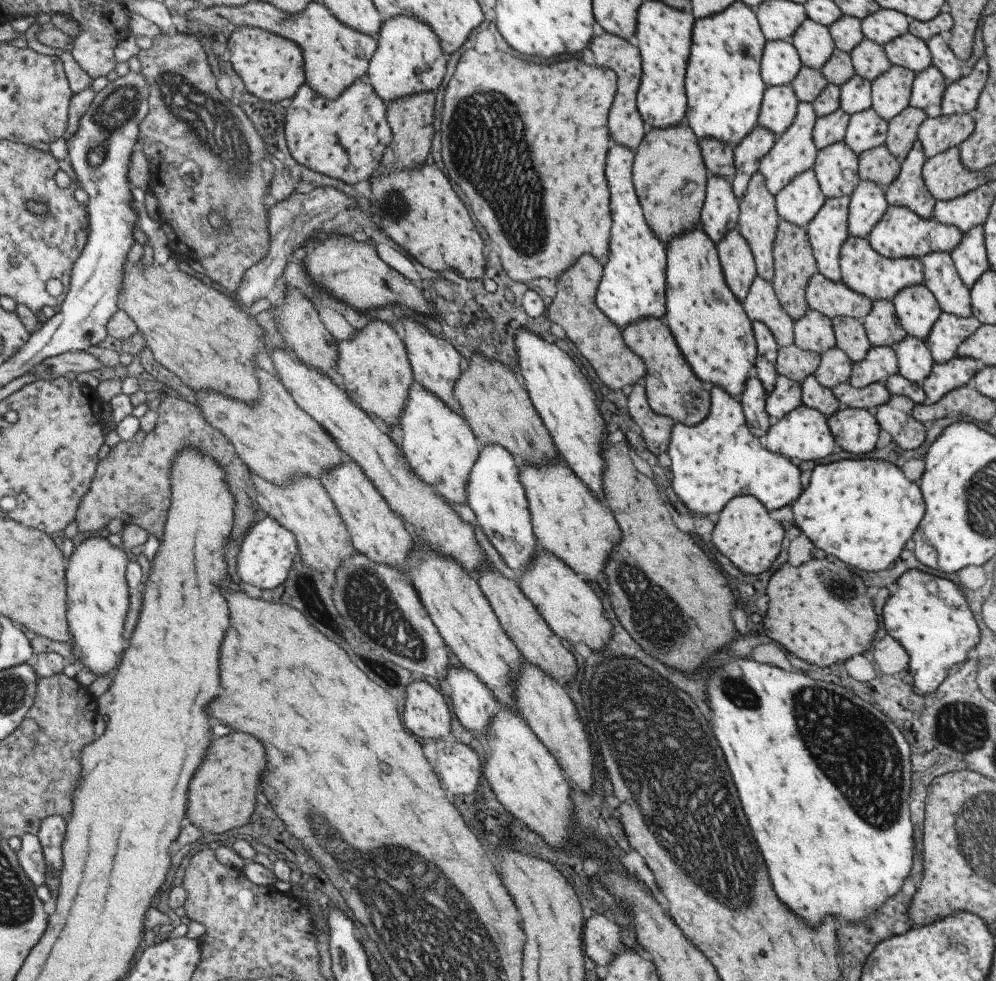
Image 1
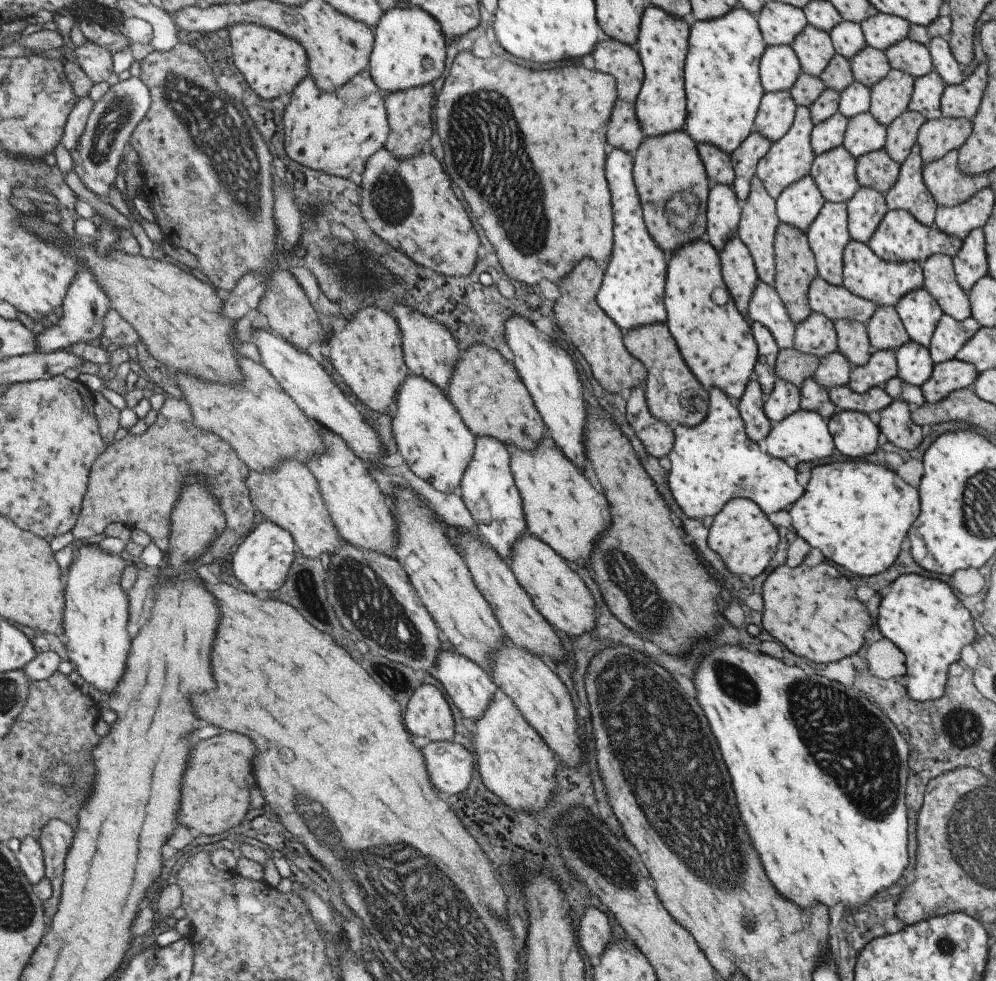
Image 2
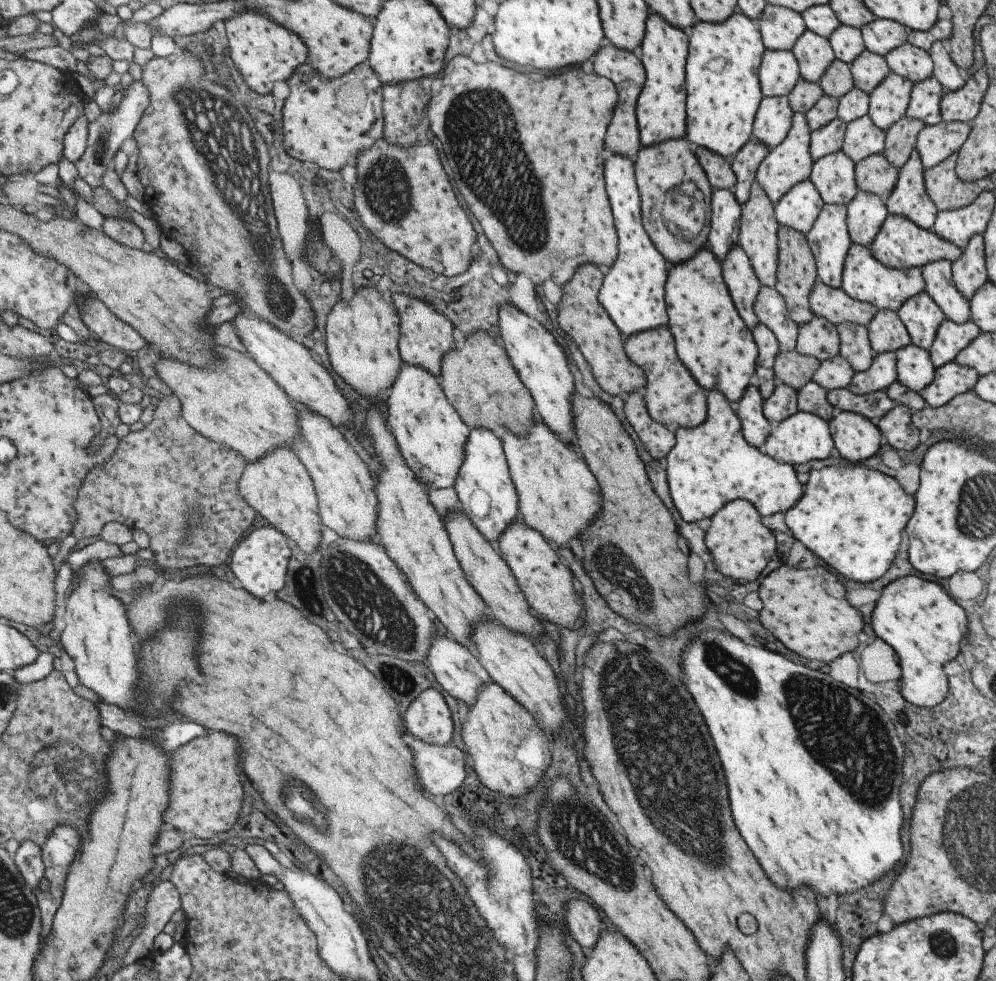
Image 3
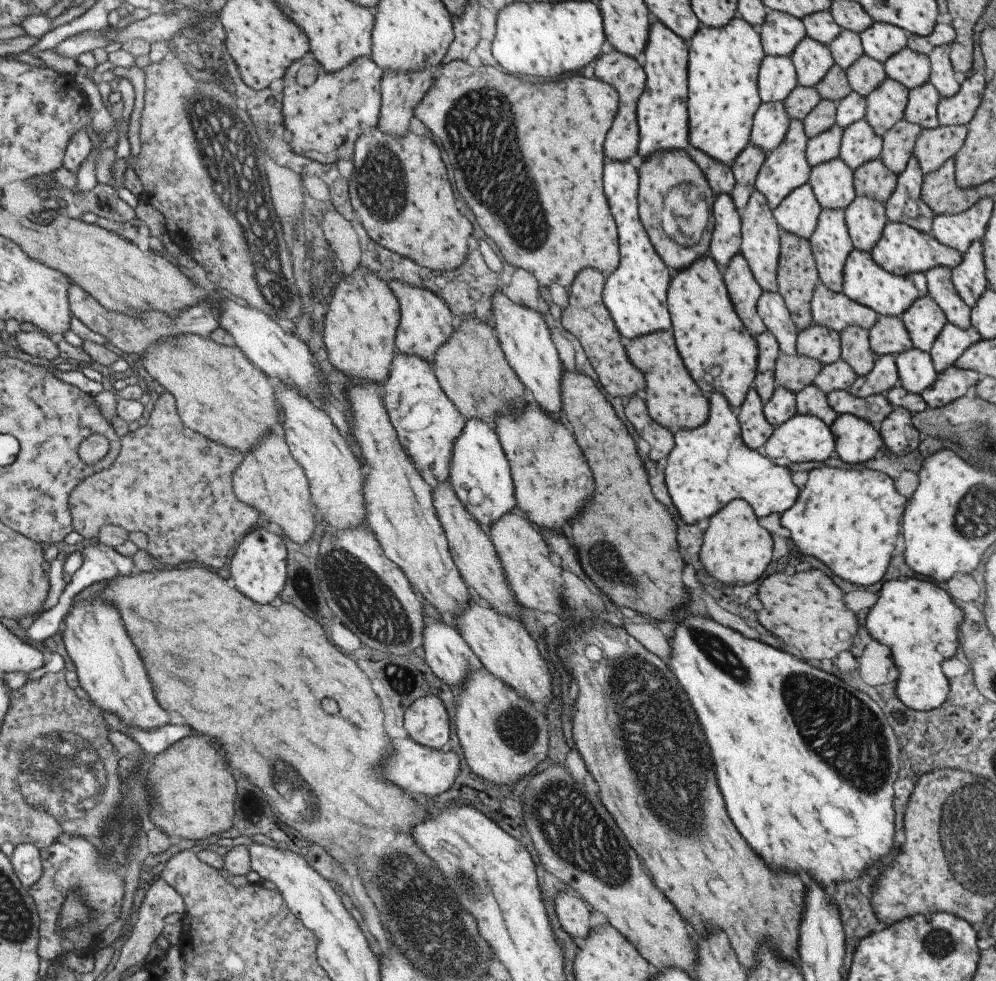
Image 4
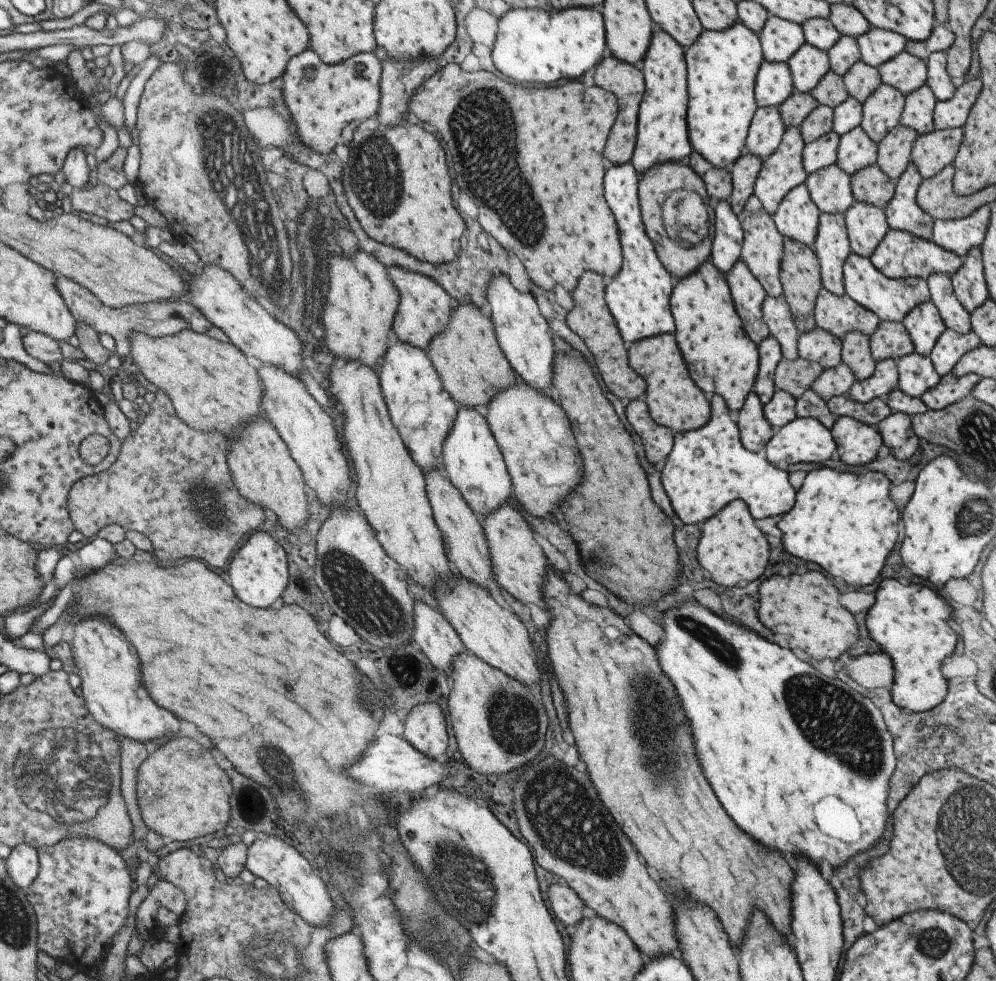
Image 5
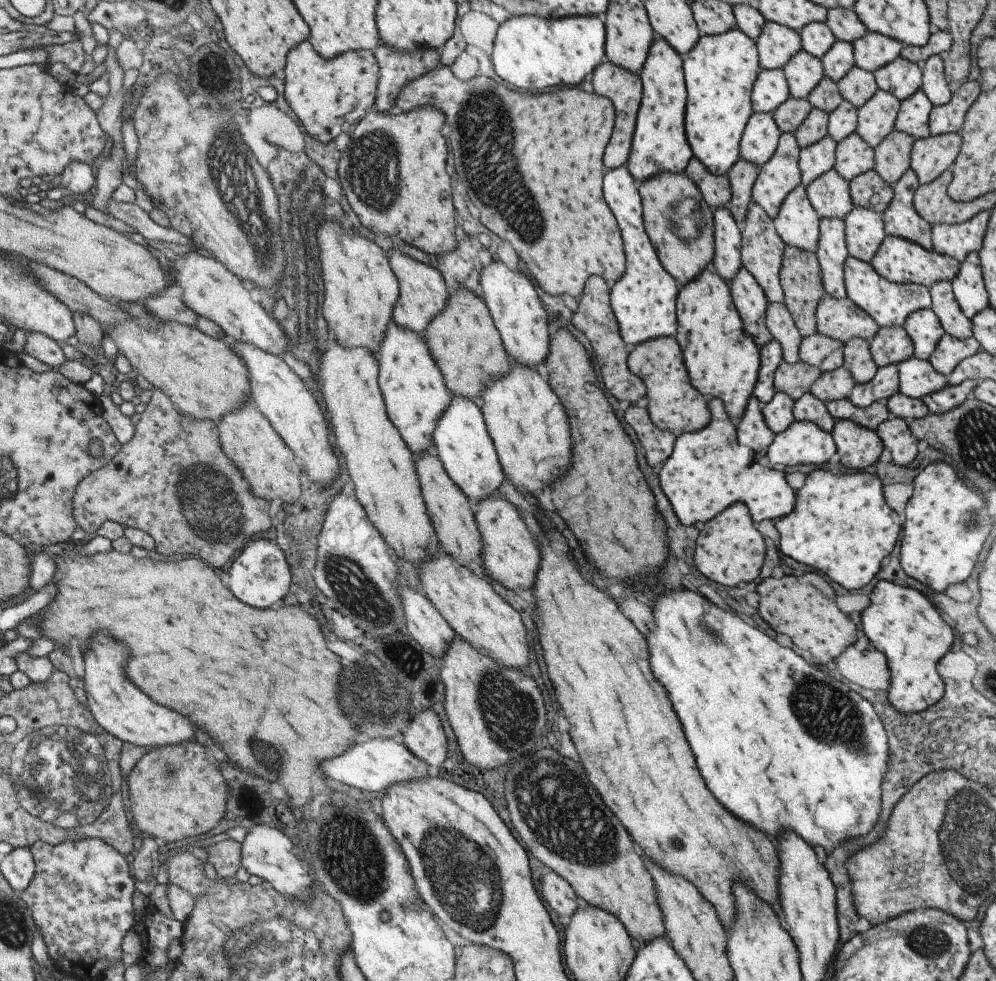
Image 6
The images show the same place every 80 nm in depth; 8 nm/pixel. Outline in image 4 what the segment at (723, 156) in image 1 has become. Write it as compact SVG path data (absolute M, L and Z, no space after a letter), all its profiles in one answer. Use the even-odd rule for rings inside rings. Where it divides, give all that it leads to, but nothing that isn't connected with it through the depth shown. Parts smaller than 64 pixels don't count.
M687 146L685 151L703 173L713 194L730 194L734 185L734 176L729 165L712 159L707 153L693 146Z

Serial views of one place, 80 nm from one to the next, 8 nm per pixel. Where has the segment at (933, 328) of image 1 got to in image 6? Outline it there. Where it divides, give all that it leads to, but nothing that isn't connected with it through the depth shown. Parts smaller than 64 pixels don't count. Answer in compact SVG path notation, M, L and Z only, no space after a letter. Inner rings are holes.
M944 332L929 355L928 361L935 372L946 377L960 360L979 350L979 343L972 336L961 340Z

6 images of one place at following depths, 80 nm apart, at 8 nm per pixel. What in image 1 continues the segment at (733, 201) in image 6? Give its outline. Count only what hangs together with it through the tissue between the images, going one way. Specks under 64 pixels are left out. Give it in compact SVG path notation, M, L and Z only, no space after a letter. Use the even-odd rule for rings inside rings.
M755 125L732 149L734 175L729 178L732 193L737 200L744 193L749 178L758 171L758 164L776 141L770 130Z

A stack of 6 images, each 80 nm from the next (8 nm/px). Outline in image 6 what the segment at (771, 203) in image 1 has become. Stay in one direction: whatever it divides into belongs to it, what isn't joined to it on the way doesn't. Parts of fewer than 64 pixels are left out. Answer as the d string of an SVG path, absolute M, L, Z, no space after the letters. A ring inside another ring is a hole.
M751 202L746 215L740 224L740 261L742 267L756 280L769 303L781 303L784 300L779 280L779 269L782 261L784 242L777 236L772 220L757 204Z

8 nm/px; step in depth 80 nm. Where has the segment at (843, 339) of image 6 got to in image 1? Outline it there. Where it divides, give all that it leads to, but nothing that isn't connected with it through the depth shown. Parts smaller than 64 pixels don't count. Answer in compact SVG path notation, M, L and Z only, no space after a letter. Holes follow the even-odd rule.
M817 272L808 280L804 295L809 309L830 320L836 316L848 316L861 322L871 304L866 296L851 290L841 280L830 281Z

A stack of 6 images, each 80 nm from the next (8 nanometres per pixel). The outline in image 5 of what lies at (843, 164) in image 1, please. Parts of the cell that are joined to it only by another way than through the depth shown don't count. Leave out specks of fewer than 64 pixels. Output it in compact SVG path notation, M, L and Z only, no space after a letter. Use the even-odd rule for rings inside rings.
M835 163L809 173L803 183L821 213L843 214L855 201L850 176Z

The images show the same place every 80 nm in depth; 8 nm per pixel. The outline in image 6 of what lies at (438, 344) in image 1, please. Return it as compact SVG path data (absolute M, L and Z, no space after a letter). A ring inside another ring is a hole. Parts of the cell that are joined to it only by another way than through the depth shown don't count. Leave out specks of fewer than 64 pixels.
M391 249L386 257L398 284L398 297L392 308L391 321L423 338L430 320L445 308L449 296L446 284L439 272L430 265L417 262L400 251Z

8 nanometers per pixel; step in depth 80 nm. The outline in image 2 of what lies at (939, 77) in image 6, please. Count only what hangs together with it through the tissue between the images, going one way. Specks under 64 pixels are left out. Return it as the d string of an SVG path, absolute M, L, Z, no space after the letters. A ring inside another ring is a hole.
M933 37L927 47L932 58L932 68L944 84L959 84L965 75L961 73L961 65L953 58L948 42L941 37Z

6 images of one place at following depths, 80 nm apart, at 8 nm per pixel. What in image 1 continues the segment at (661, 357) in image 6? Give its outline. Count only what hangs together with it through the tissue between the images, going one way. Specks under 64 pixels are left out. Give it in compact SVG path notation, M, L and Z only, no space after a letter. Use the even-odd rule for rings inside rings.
M649 317L631 321L622 331L622 339L646 365L646 374L643 376L646 401L655 414L668 416L675 423L688 427L700 423L707 416L710 392L694 375L661 319Z

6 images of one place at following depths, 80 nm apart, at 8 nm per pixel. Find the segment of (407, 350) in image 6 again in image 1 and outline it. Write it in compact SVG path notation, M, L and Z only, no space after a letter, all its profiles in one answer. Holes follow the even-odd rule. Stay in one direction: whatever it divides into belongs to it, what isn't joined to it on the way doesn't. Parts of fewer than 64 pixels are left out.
M415 384L408 390L399 426L400 451L409 468L449 503L467 505L466 484L471 467L477 460L480 445L466 422L433 393Z

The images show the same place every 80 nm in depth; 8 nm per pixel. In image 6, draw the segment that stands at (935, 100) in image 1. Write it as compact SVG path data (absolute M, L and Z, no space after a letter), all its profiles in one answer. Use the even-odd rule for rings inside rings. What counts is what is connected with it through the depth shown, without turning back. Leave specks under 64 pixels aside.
M921 89L917 90L900 102L894 129L906 132L915 139L929 136L928 114L932 106L925 93Z

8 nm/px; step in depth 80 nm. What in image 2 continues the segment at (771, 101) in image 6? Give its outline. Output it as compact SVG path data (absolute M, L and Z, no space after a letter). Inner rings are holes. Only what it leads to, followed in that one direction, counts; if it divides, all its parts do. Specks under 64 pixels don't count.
M790 45L766 46L758 62L759 80L765 93L789 90L800 71Z

